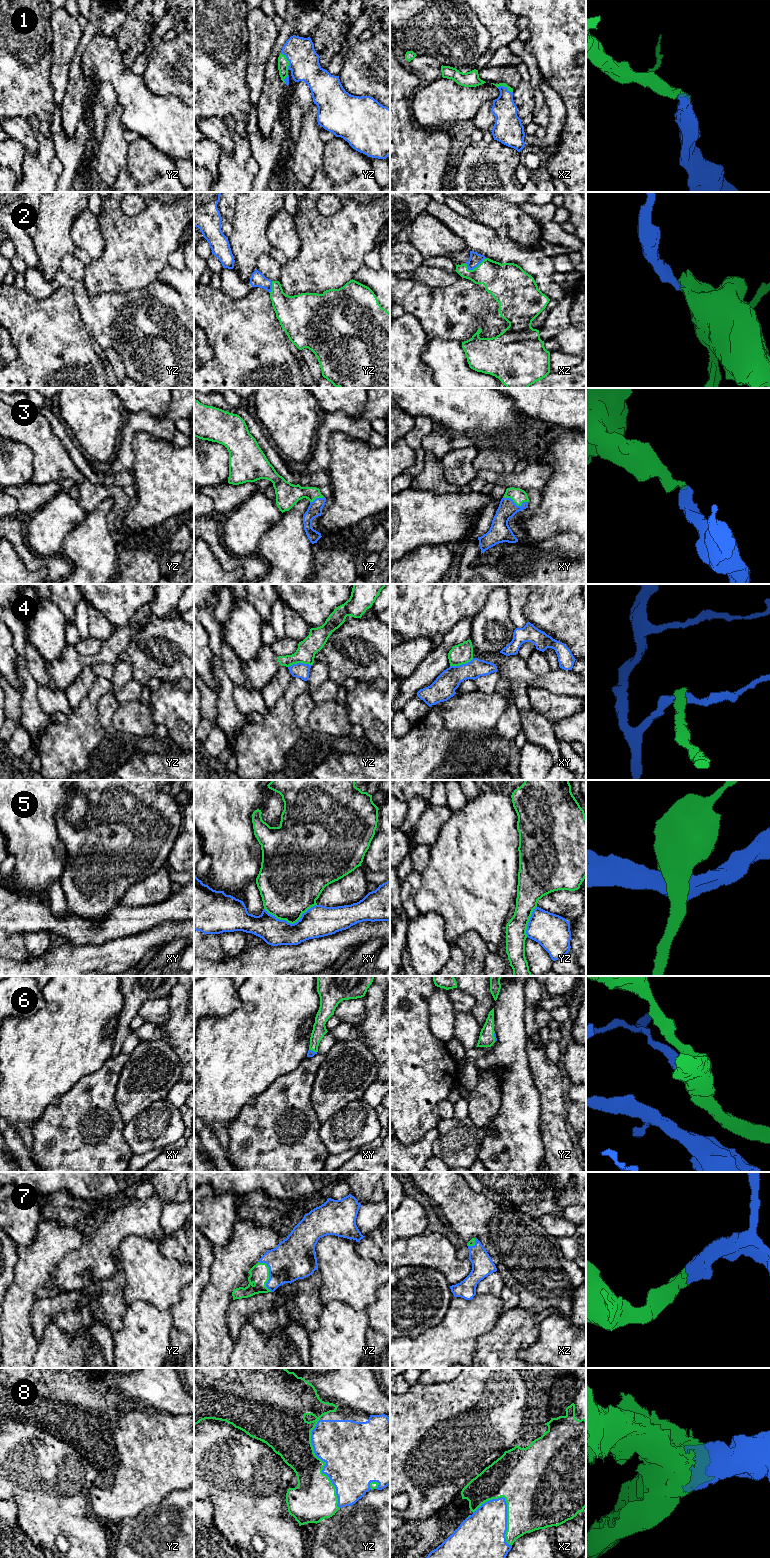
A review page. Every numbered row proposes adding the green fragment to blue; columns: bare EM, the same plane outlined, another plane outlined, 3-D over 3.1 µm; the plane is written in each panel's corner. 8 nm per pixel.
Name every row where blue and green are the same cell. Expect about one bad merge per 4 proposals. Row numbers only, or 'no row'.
1, 2, 3, 7, 8

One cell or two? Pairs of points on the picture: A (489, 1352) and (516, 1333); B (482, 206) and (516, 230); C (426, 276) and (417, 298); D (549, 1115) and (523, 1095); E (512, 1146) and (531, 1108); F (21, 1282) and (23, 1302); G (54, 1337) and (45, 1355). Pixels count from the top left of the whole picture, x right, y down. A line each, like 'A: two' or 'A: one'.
A: one
B: one
C: two
D: two
E: one
F: one
G: one

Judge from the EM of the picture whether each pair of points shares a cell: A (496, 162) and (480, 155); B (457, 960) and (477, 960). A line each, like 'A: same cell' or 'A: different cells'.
A: same cell
B: different cells

